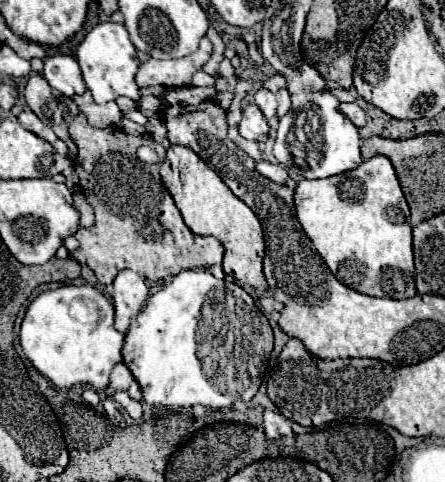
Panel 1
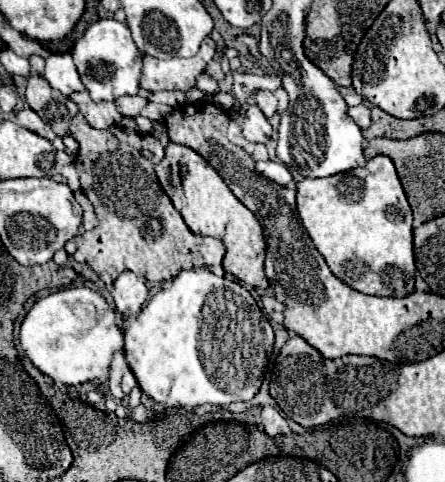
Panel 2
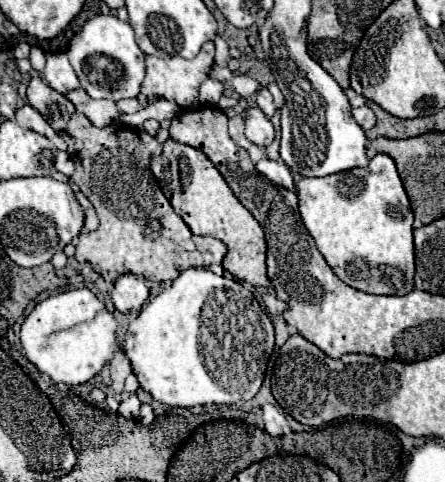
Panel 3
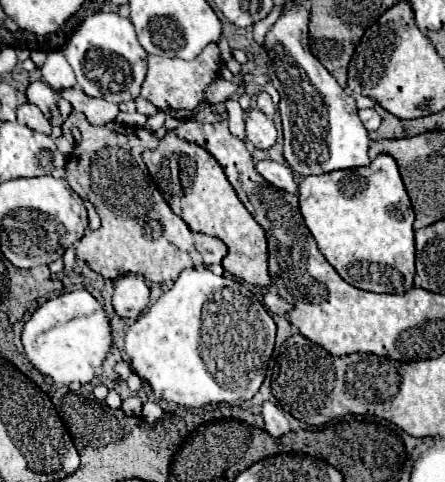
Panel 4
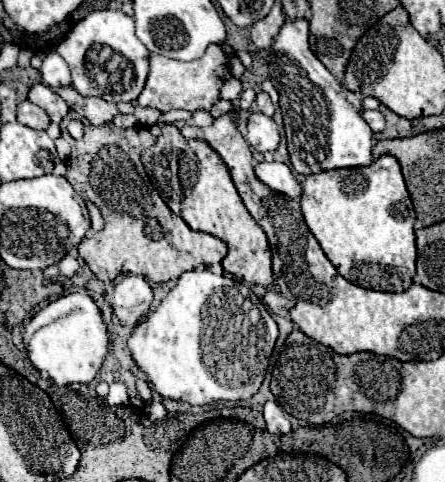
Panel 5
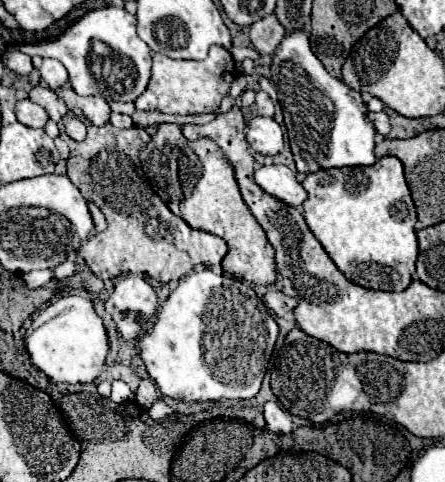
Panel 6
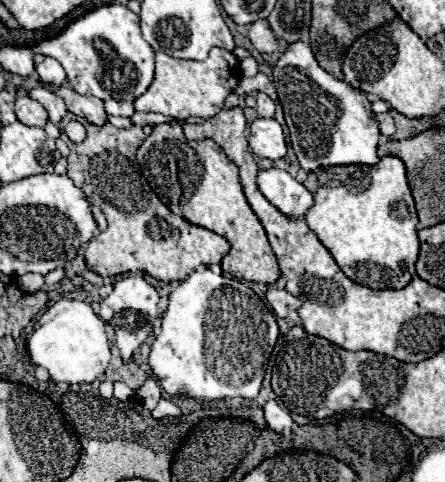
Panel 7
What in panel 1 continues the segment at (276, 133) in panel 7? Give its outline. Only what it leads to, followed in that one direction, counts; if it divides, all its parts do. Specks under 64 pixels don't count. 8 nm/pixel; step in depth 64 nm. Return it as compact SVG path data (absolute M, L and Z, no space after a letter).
M248 104L242 112L242 122L238 124L238 130L246 140L266 142L270 126L268 126L264 114L260 112L260 108L256 108L256 104Z

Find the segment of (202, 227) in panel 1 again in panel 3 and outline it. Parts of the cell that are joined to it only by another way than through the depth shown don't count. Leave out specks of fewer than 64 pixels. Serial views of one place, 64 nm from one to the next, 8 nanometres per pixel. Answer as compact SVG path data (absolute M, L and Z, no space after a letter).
M168 138L164 142L162 154L150 158L150 170L156 176L174 212L182 216L192 234L214 236L228 246L228 254L222 261L225 271L252 286L270 286L270 280L266 276L264 230L256 222L256 218L240 204L232 188L226 184L218 168L208 160L208 156L204 156L204 152Z

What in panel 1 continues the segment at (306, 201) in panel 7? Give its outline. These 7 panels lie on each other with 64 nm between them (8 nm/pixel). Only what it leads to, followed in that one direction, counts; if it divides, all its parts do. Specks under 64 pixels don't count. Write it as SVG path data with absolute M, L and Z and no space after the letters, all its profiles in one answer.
M258 162L256 164L256 170L264 176L264 178L268 178L268 180L272 180L272 182L276 182L276 184L284 184L286 180L288 180L288 172L284 170L284 166L280 166L280 164L272 164L272 162Z

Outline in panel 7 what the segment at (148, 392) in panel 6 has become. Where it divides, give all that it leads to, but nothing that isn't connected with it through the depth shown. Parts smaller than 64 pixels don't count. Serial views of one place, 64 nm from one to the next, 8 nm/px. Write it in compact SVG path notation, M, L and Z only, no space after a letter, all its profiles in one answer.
M148 378L148 380L140 386L138 396L140 396L140 400L142 400L142 406L144 406L144 408L154 410L154 408L156 408L156 404L160 402L160 398L162 398L160 384L158 384L154 378Z

